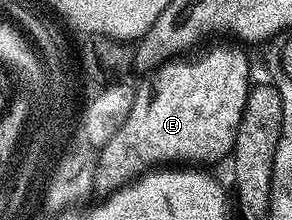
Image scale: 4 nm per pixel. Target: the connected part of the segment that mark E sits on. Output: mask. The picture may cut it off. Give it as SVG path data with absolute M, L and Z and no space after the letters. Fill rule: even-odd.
M212 49L197 61L173 59L151 70L145 76L148 78L136 85L134 108L126 123L122 123L110 143L100 148L93 179L95 192L100 195L115 193L157 167L208 167L211 161L227 158L235 147L250 88L248 57L243 53L245 50L240 49Z

